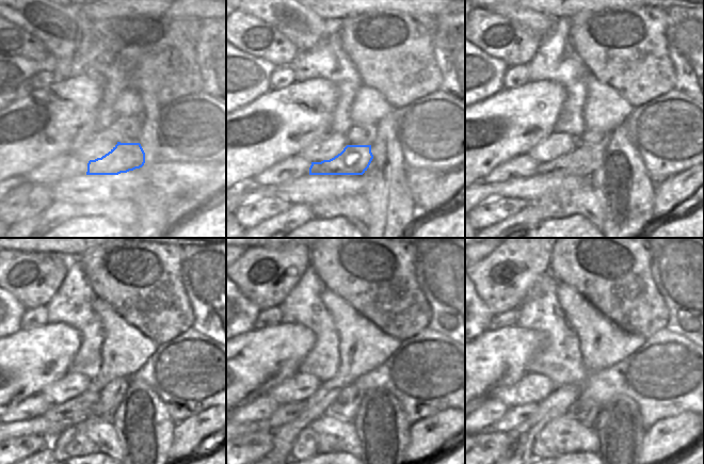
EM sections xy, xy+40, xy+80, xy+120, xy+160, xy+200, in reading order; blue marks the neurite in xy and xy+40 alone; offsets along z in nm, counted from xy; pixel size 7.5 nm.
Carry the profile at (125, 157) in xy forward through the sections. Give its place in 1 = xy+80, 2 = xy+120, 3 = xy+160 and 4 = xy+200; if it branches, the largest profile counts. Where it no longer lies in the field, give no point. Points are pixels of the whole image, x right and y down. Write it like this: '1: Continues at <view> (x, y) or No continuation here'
1: Continues at xy+80 (584, 161)
2: Continues at xy+120 (86, 405)
3: Continues at xy+160 (289, 412)
4: Continues at xy+200 (514, 416)

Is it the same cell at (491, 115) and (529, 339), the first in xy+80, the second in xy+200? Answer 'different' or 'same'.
same

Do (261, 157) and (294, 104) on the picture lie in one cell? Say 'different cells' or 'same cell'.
same cell

